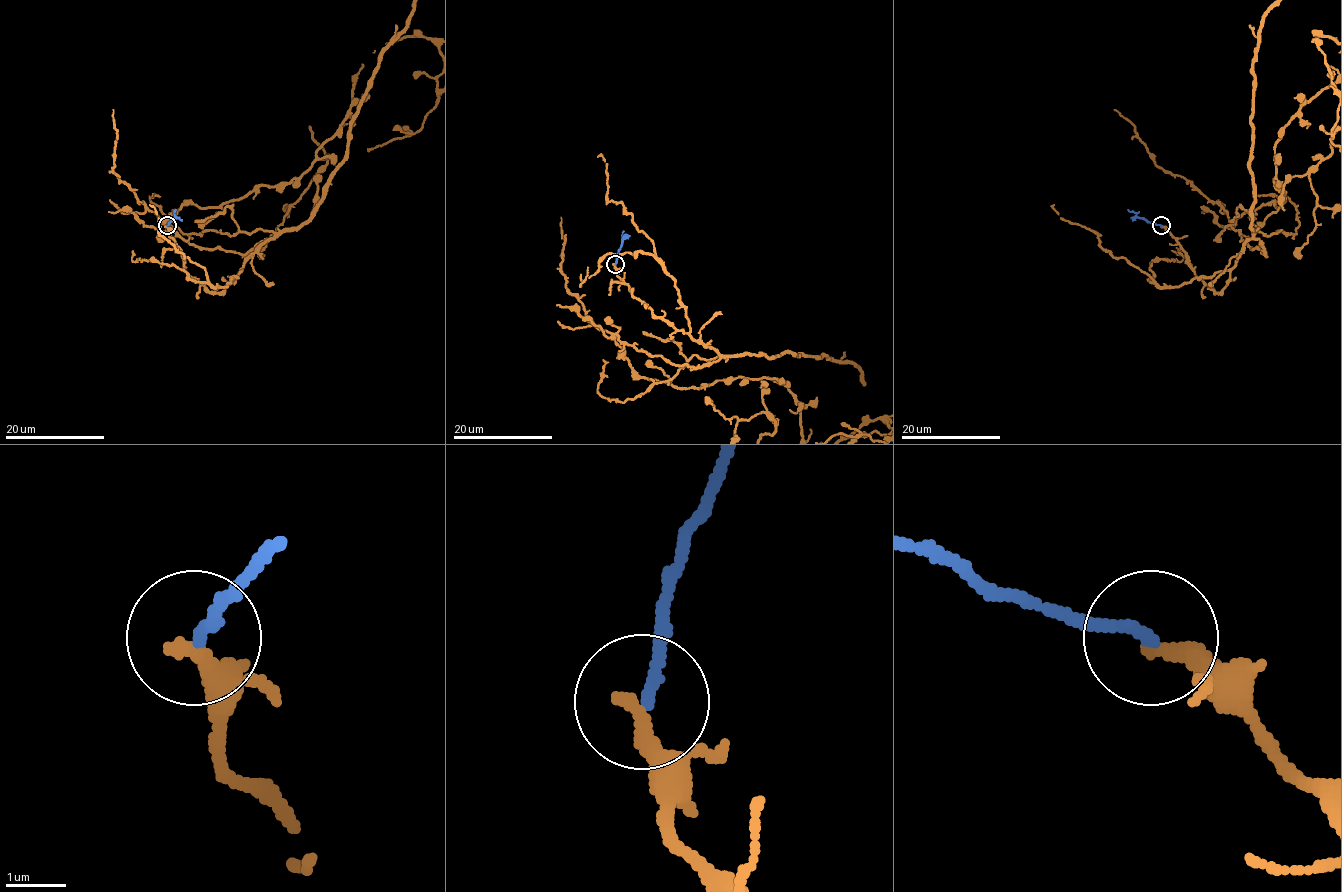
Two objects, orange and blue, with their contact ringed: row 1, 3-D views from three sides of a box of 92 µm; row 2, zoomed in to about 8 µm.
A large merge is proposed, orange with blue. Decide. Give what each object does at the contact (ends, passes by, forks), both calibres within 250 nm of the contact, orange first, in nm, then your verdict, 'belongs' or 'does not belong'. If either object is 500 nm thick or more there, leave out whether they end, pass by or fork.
orange ends; blue ends; calibres 320 and 190 nm; does not belong

